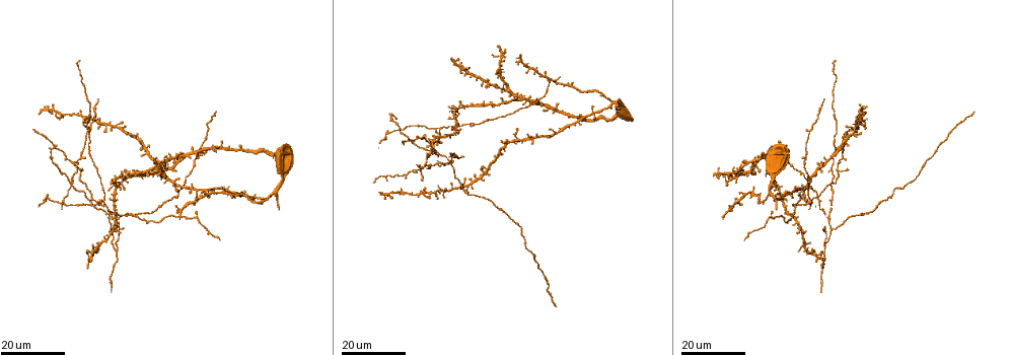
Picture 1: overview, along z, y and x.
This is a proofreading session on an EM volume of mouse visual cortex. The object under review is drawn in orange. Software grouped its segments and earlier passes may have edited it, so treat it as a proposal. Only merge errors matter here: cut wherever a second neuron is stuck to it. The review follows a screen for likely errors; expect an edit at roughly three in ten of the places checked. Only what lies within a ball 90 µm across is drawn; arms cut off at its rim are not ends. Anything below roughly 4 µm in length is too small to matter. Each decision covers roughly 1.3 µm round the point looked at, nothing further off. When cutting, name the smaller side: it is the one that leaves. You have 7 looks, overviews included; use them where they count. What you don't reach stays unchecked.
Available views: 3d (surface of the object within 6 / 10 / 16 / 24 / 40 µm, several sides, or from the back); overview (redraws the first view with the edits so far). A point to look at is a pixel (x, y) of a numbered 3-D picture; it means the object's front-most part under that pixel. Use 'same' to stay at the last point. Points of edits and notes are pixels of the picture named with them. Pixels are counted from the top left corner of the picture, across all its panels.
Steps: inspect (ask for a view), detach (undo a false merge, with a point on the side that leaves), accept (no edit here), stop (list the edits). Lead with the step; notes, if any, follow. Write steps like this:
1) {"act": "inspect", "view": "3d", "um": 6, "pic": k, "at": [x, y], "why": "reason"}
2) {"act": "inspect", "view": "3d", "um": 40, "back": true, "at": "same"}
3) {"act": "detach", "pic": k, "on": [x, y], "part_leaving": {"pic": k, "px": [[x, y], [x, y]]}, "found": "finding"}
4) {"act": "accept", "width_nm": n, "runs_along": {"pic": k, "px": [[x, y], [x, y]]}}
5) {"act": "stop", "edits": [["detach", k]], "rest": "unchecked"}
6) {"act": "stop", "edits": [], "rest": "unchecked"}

{"act": "inspect", "view": "3d", "um": 16, "pic": 1, "at": [116, 250], "why": "branch point"}

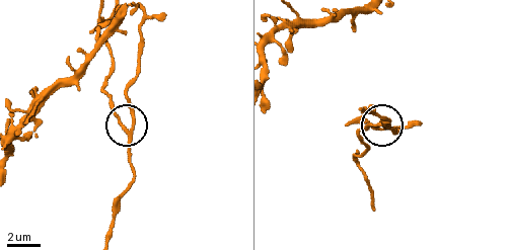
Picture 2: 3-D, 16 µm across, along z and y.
{"act": "inspect", "view": "3d", "um": 10, "pic": 2, "at": [134, 123]}

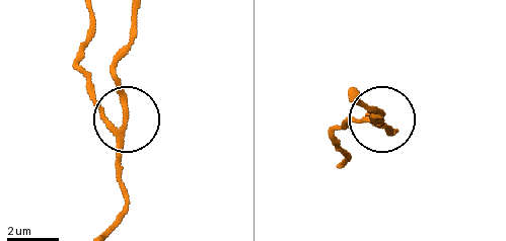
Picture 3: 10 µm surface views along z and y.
{"act": "detach", "pic": 3, "on": [123, 98], "part_leaving": {"pic": 3, "px": [[122, 134], [115, 58], [132, 31], [135, 12]]}, "found": "a second neuron is stuck on"}

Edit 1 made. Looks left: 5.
{"act": "inspect", "view": "overview"}

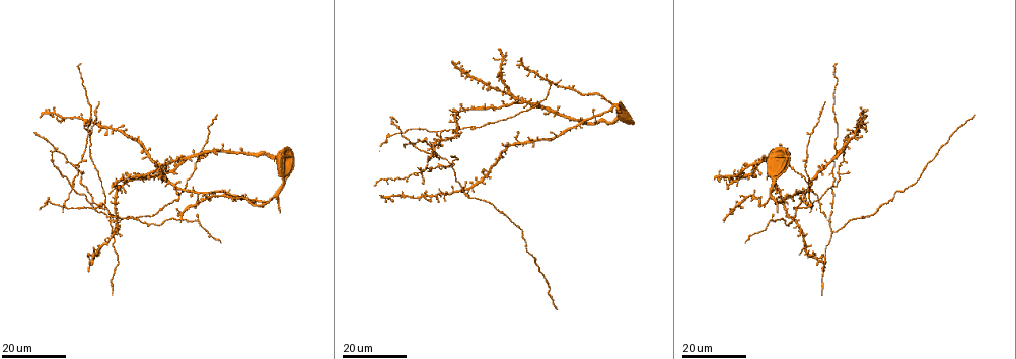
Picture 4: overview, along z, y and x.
{"act": "inspect", "view": "3d", "um": 16, "pic": 4, "at": [72, 186], "why": "three arms meet"}

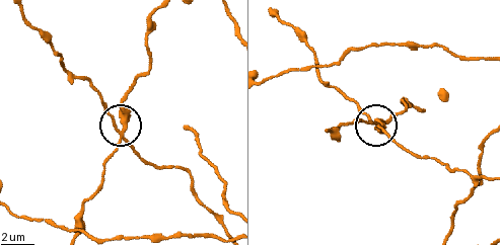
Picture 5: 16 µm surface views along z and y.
{"act": "inspect", "view": "3d", "um": 10, "pic": 5, "at": [115, 123]}

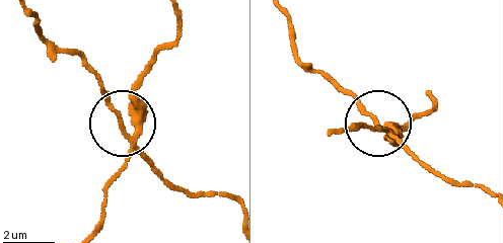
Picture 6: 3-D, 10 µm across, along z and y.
{"act": "detach", "pic": 6, "on": [145, 107], "side_arm_um": 20, "found": "a second neuron is stuck on"}

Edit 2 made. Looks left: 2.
{"act": "inspect", "view": "3d", "um": 24, "pic": 4, "at": [828, 222], "why": "three-way junction"}

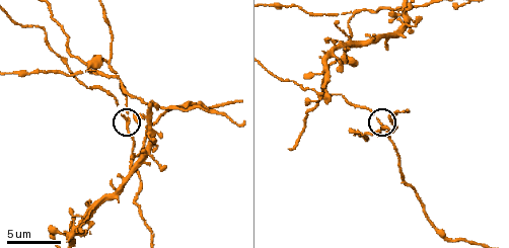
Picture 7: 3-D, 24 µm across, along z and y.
{"act": "inspect", "view": "3d", "um": 10, "pic": 7, "at": [129, 120], "why": "zoom in"}

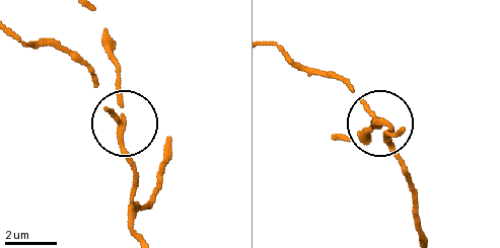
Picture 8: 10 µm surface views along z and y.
{"act": "accept", "arms": 3, "runs_along": {"pic": 8, "px": [[18, 36], [77, 56], [105, 108], [121, 117], [117, 58]]}, "found": "continuous, no second neuron"}

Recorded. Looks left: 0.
{"act": "stop", "edits": [["detach", 3], ["detach", 6]], "rest": "unchecked"}

